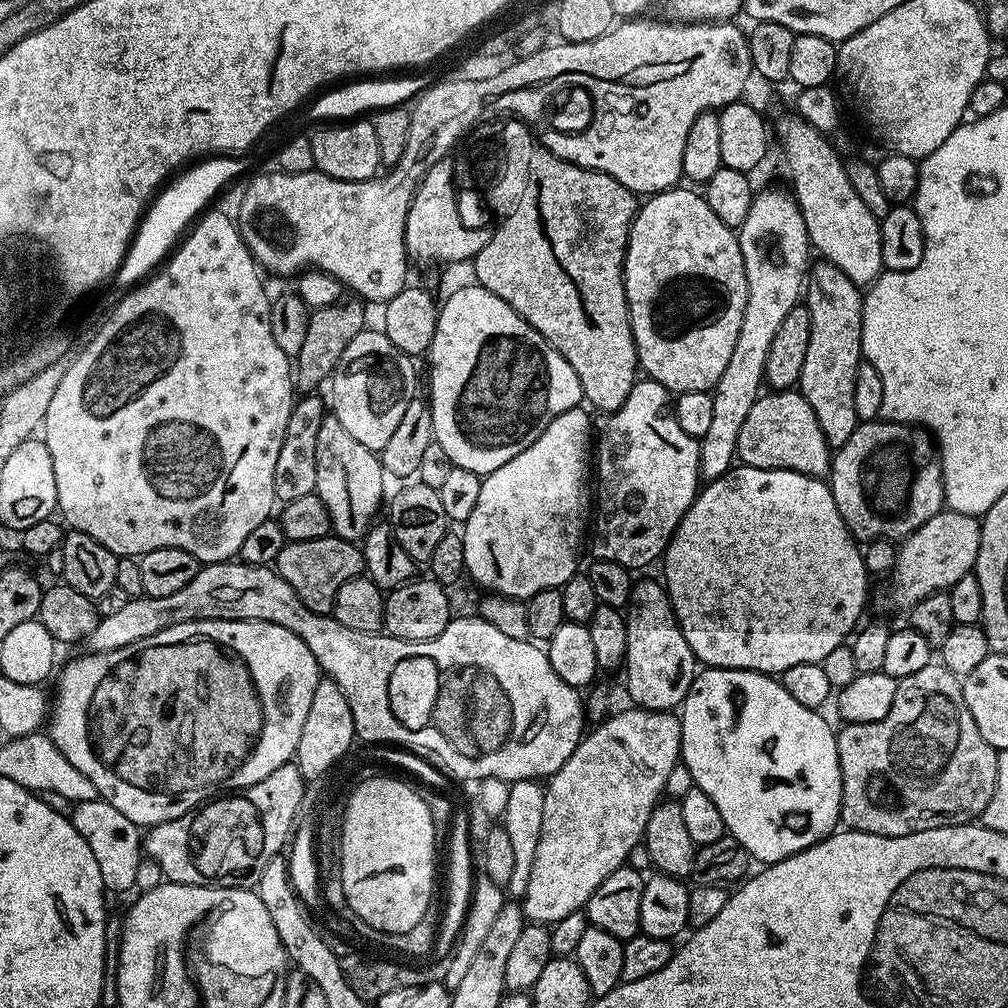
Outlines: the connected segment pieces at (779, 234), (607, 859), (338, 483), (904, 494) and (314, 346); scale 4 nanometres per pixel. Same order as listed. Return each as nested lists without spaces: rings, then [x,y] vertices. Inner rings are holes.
[[[768,188],[765,192],[757,191],[752,197],[750,214],[746,214],[746,222],[742,222],[738,230],[738,239],[746,266],[748,297],[742,318],[742,330],[738,330],[738,342],[734,342],[734,354],[730,354],[730,362],[726,370],[722,370],[722,378],[718,378],[716,387],[711,389],[714,419],[710,421],[706,434],[699,437],[700,475],[705,481],[717,480],[719,476],[726,474],[737,459],[738,433],[742,431],[742,422],[746,419],[746,414],[750,414],[750,406],[754,406],[756,399],[762,395],[766,358],[770,354],[770,345],[774,343],[774,333],[778,331],[778,326],[782,326],[786,314],[790,314],[790,310],[794,310],[801,303],[802,293],[806,288],[806,273],[810,268],[810,259],[808,260],[810,245],[806,234],[806,222],[791,191],[784,189],[783,192],[780,188]]]
[[[628,706],[625,712],[620,712],[617,716],[610,716],[601,719],[597,723],[601,724],[593,732],[591,729],[585,735],[584,739],[580,741],[580,745],[574,750],[574,754],[570,754],[570,758],[552,775],[544,788],[542,834],[538,838],[538,851],[534,854],[534,866],[530,866],[530,882],[526,882],[526,890],[522,897],[524,912],[528,915],[527,919],[533,924],[551,926],[557,924],[562,918],[566,918],[566,914],[581,911],[587,905],[590,894],[594,894],[594,890],[598,890],[598,886],[602,886],[602,882],[606,882],[606,878],[610,878],[610,874],[614,874],[614,870],[625,867],[630,850],[644,839],[644,827],[661,799],[666,778],[670,778],[670,770],[674,770],[674,766],[681,763],[682,730],[680,729],[680,717],[675,711],[651,712],[648,708]]]
[[[325,415],[321,429],[318,430],[316,447],[318,478],[316,479],[316,496],[322,498],[330,514],[332,532],[344,540],[363,541],[364,535],[372,527],[376,516],[381,515],[380,499],[384,496],[386,473],[380,465],[377,453],[371,452],[362,442],[356,441],[338,422],[334,415]]]
[[[883,418],[857,423],[854,434],[846,438],[842,447],[833,451],[830,487],[834,506],[838,506],[838,514],[842,514],[842,522],[846,522],[860,542],[899,541],[901,537],[914,534],[918,526],[930,522],[930,518],[945,507],[944,475],[932,433],[915,424],[899,424]]]
[[[342,298],[337,304],[317,308],[309,315],[302,350],[298,350],[298,354],[294,357],[294,384],[301,393],[315,393],[319,389],[316,387],[323,380],[325,383],[338,366],[338,362],[342,358],[342,350],[346,350],[346,346],[350,346],[350,342],[358,333],[365,331],[365,305],[359,299],[348,299]]]

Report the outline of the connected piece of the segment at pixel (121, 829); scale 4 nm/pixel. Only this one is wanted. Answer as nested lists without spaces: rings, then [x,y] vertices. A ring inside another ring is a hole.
[[[90,798],[86,802],[75,804],[71,821],[93,851],[105,889],[109,893],[132,890],[136,885],[134,879],[142,859],[142,832],[139,825],[99,798]]]

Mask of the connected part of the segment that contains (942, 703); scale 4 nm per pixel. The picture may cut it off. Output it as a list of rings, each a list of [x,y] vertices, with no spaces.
[[[939,662],[926,666],[926,670],[918,670],[918,674],[910,674],[910,678],[899,681],[894,694],[894,706],[890,706],[890,714],[878,722],[862,722],[861,724],[844,724],[836,732],[838,746],[838,762],[842,770],[842,802],[840,803],[840,824],[854,832],[869,832],[879,836],[905,836],[922,830],[945,828],[955,824],[970,824],[979,821],[982,810],[994,798],[994,786],[998,782],[998,752],[982,738],[974,718],[970,718],[970,710],[966,710],[964,685],[961,677],[955,676],[949,668]]]

